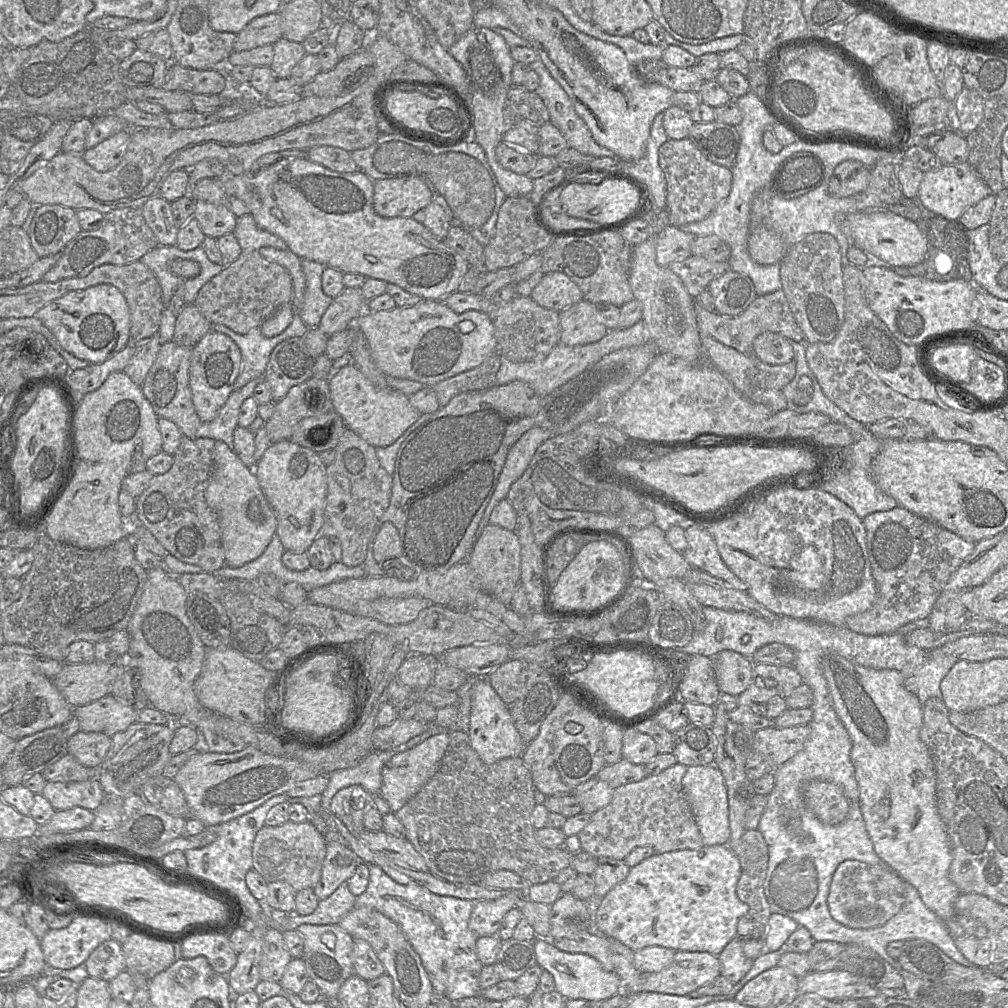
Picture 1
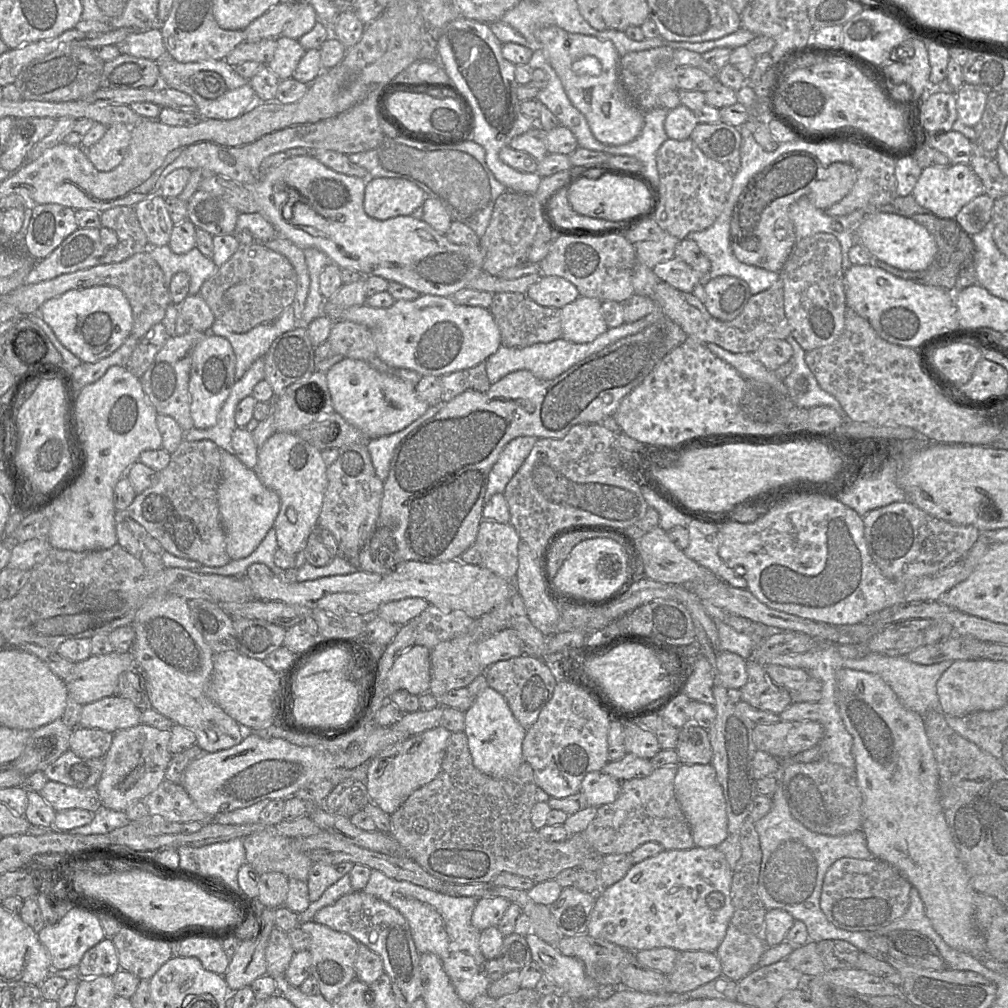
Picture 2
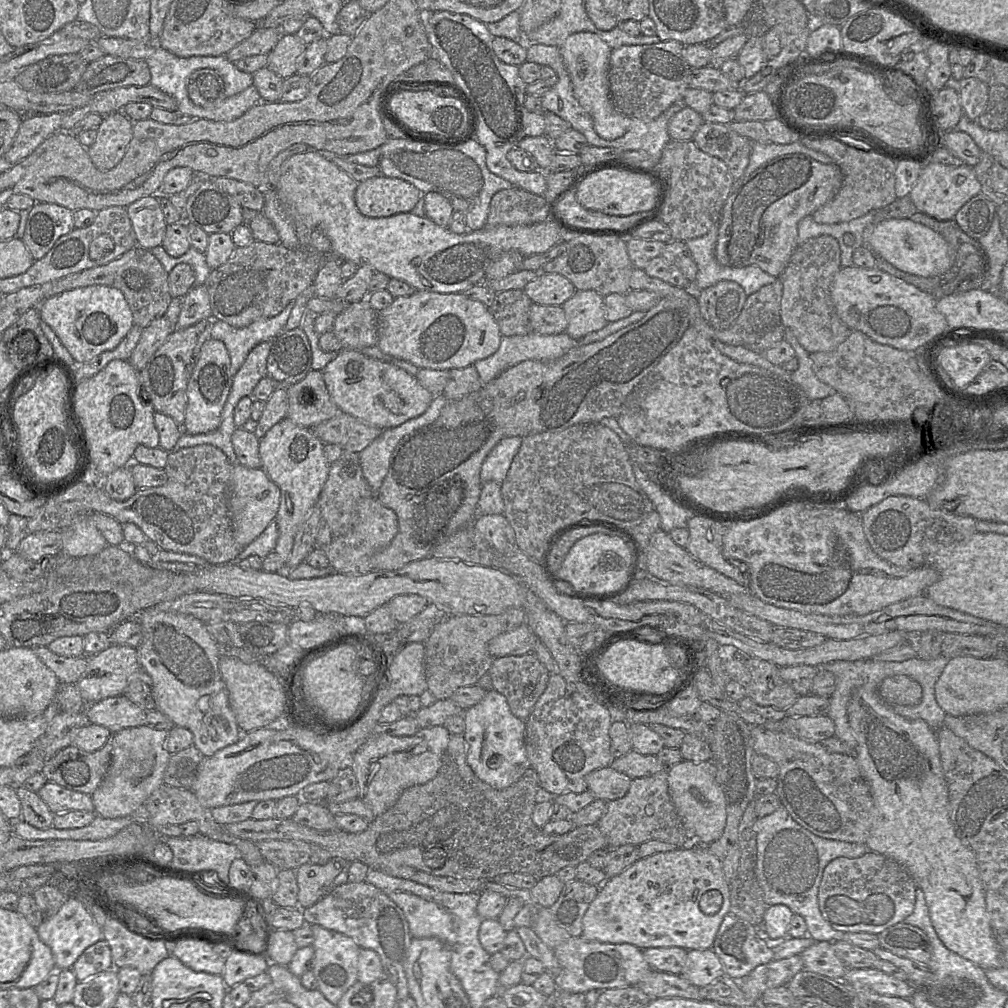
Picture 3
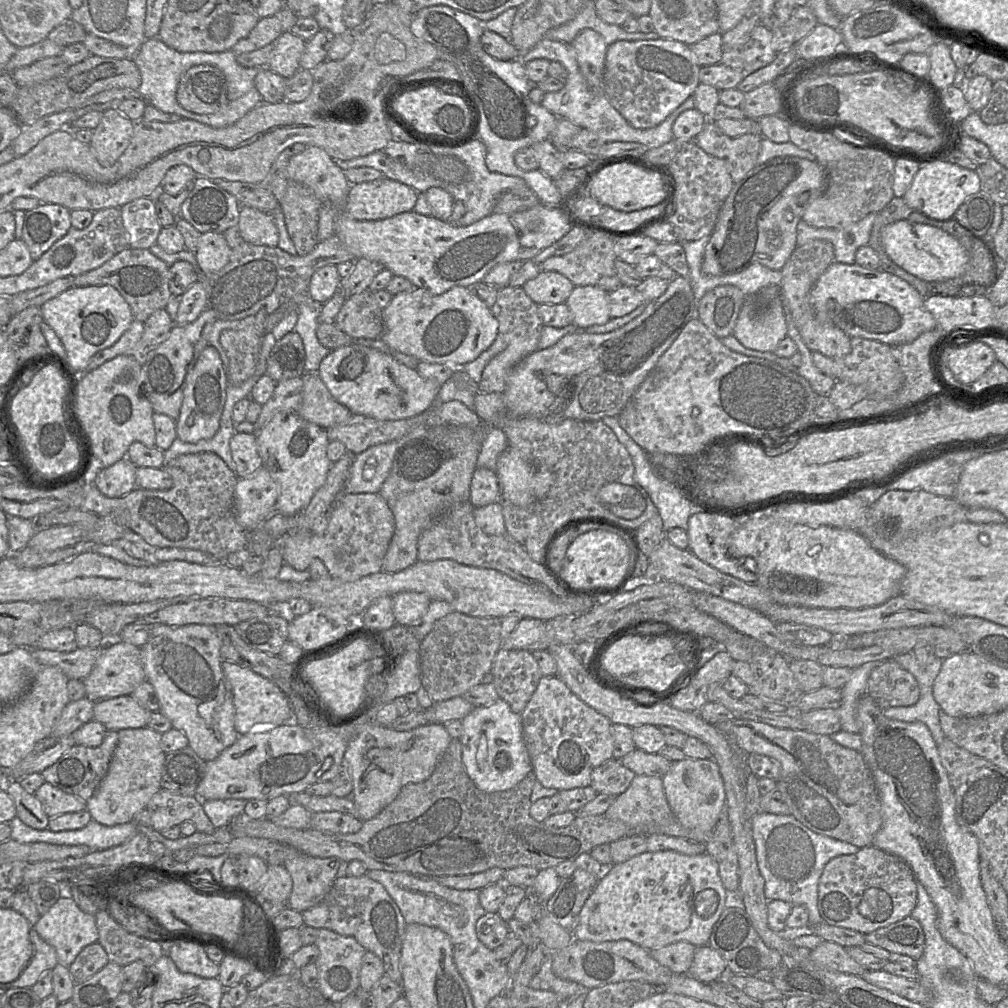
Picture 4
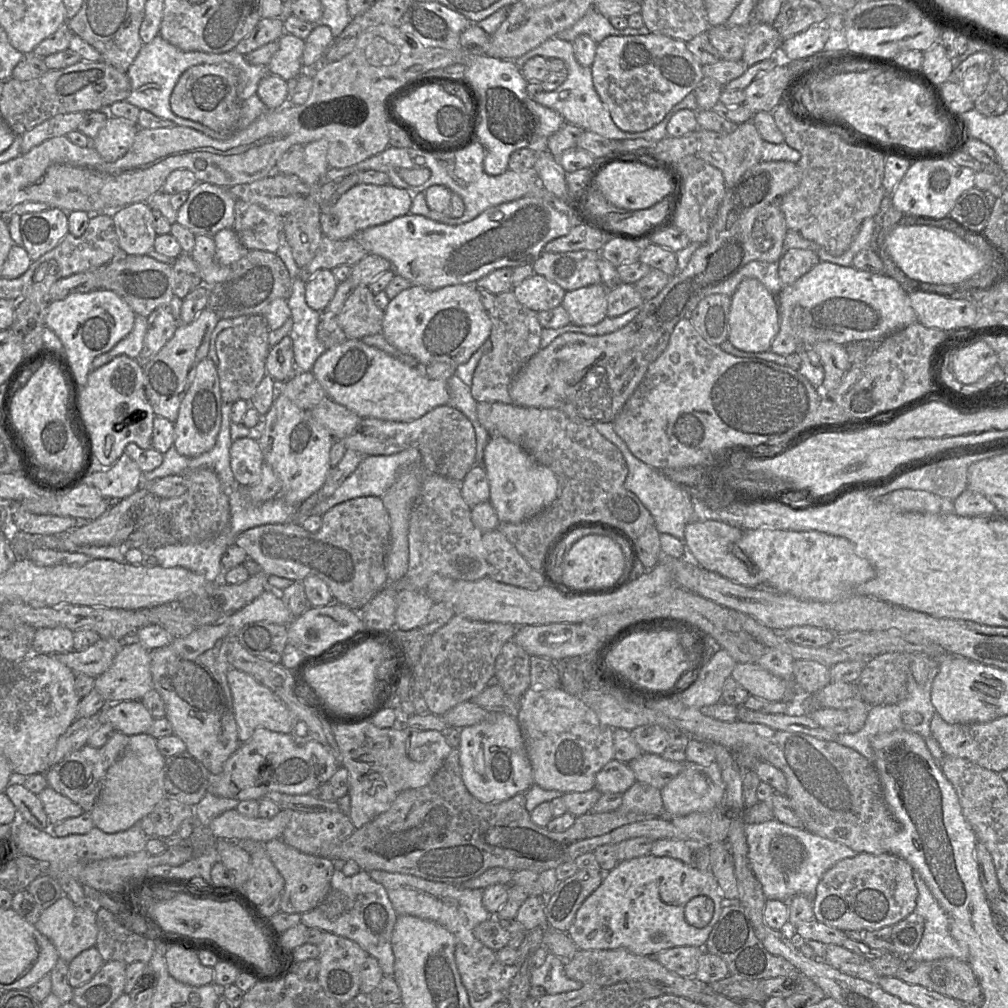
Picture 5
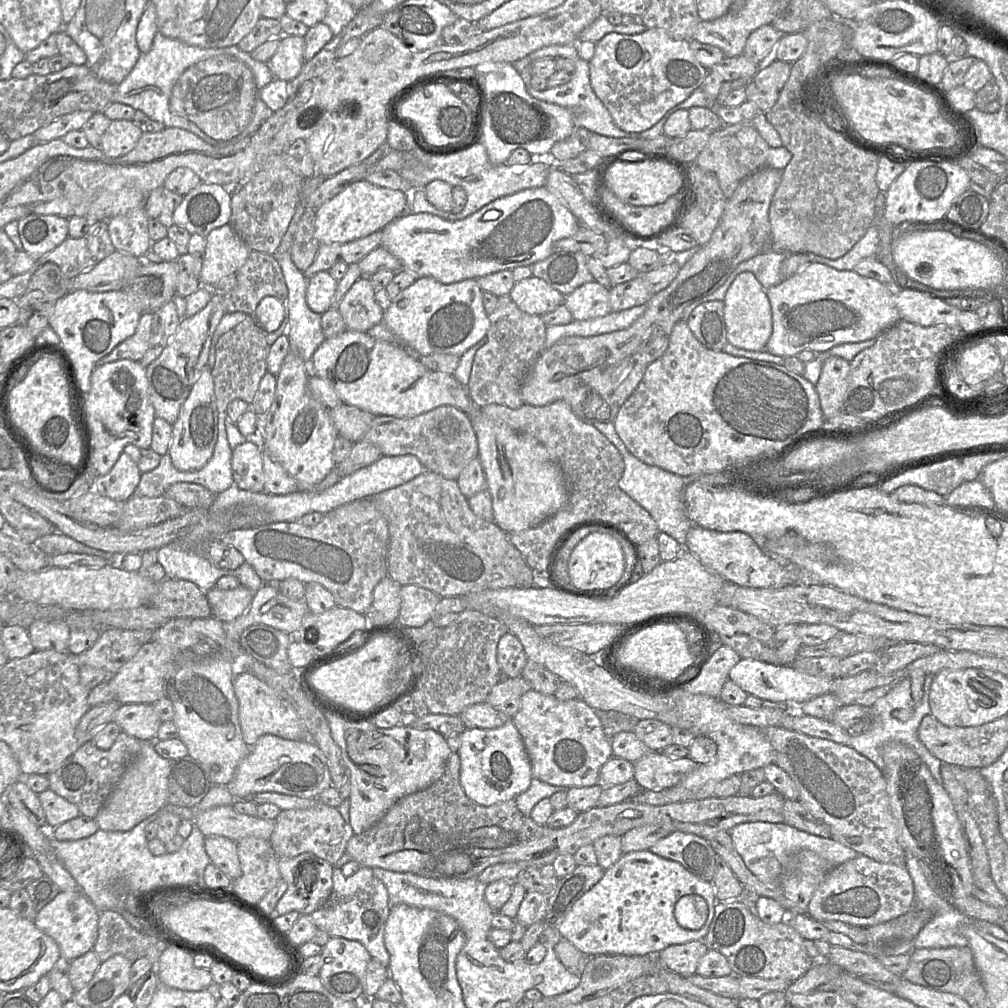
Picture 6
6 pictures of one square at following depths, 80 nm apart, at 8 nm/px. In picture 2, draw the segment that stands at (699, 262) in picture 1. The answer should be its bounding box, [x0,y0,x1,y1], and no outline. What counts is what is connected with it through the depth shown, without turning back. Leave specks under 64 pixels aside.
[653,258,707,293]

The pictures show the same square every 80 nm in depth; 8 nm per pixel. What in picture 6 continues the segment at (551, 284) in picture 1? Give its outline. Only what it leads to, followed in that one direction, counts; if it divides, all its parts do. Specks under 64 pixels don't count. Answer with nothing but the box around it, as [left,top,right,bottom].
[509,275,565,316]

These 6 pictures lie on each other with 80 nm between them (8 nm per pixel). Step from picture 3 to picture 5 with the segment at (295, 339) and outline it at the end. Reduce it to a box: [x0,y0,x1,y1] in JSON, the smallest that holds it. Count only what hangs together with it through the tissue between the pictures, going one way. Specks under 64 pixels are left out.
[266,335,297,384]

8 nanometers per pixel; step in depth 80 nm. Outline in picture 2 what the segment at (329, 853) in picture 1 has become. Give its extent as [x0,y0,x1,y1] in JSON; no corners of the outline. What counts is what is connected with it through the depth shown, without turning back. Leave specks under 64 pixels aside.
[306,862,354,902]

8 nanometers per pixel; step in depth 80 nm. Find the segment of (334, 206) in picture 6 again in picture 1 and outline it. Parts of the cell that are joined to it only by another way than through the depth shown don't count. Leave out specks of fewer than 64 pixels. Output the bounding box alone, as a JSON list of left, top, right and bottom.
[373,177,433,218]

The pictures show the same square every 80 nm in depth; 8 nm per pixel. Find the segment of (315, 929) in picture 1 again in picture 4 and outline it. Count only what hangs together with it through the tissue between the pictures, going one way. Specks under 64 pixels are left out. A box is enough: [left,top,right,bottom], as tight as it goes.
[315,929,366,1005]

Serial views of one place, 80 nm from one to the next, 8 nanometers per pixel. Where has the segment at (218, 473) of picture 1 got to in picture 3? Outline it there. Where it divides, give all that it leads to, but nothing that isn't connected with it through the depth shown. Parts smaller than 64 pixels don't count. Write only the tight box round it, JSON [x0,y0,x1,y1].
[228,463,280,548]

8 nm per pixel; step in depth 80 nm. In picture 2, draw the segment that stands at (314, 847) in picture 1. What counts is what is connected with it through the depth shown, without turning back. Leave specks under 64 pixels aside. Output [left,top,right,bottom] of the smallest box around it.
[243,830,312,882]

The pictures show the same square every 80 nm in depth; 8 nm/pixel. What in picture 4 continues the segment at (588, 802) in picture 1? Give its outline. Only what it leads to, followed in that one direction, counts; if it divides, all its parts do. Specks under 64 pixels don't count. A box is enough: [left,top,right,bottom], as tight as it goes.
[590,758,635,796]

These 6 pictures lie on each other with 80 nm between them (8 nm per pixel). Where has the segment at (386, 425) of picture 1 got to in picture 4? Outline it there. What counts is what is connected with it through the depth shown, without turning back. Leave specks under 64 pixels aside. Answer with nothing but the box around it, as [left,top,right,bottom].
[317,343,441,420]

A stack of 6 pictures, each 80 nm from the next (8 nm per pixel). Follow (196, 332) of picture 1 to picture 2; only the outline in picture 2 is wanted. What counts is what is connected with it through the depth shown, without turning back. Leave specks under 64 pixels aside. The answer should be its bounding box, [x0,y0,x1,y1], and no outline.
[176,293,215,335]

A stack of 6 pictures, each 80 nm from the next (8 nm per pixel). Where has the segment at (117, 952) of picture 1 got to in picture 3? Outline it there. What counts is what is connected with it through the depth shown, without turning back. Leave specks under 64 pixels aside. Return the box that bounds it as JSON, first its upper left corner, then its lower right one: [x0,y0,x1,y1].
[71,939,113,982]

